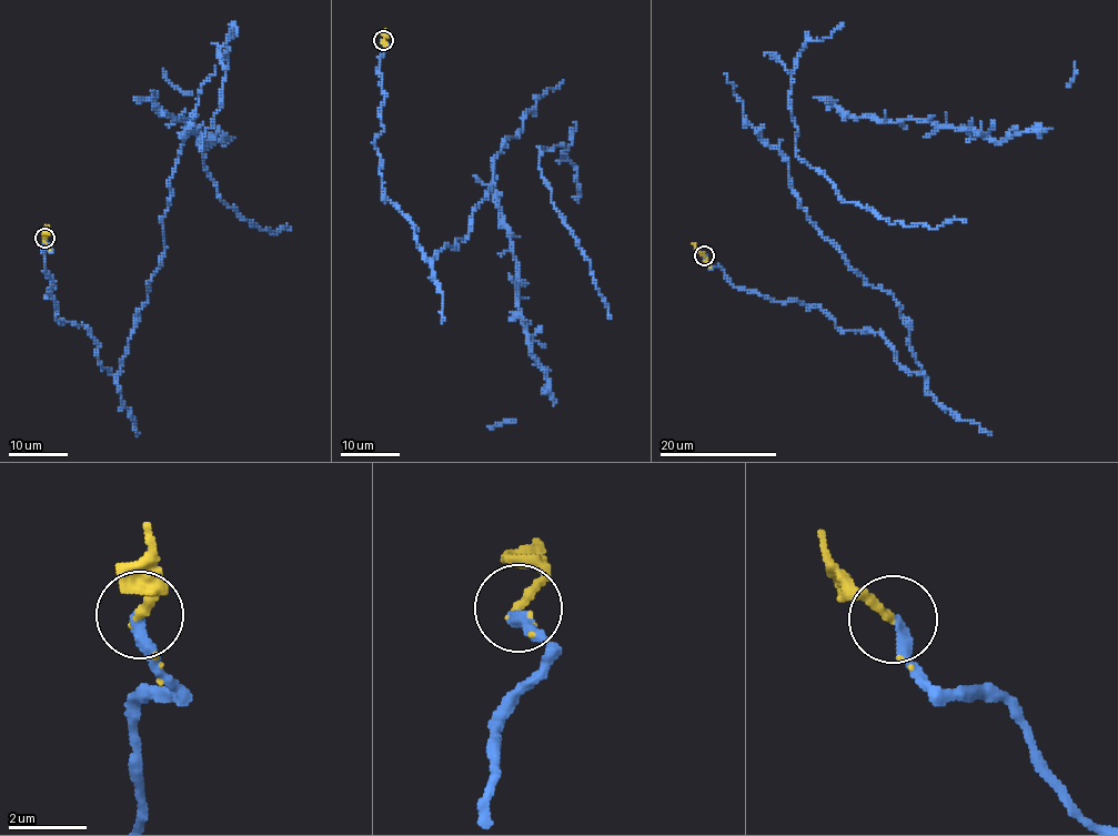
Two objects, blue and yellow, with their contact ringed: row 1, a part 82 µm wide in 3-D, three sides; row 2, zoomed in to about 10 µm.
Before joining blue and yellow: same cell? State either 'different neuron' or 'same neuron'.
same neuron

